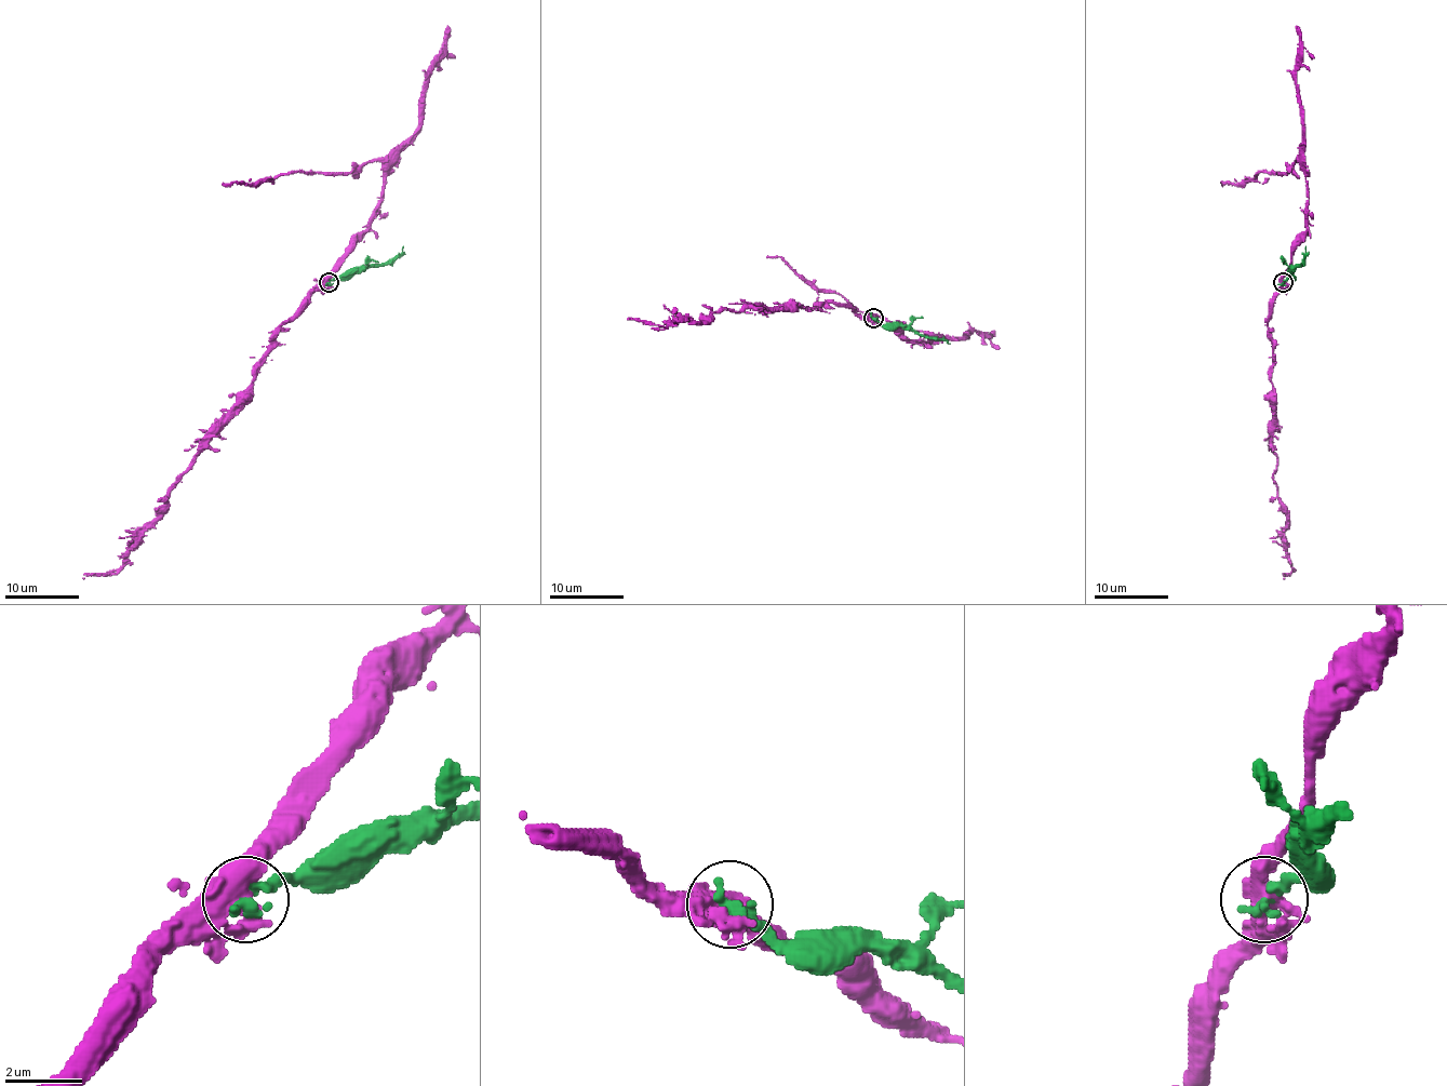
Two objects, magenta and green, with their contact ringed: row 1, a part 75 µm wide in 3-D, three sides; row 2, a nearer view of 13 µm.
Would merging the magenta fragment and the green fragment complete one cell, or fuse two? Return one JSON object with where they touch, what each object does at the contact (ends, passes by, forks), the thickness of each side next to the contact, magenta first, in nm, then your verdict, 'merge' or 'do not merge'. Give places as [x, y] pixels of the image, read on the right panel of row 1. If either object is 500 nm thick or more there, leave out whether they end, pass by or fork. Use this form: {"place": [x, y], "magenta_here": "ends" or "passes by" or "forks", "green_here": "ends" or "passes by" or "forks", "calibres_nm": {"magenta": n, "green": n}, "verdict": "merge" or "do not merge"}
{"place": [1283, 282], "calibres_nm": {"magenta": 500, "green": 360}, "verdict": "do not merge"}

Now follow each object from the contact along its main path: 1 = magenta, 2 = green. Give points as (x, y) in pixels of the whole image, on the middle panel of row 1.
1: (873, 318), (826, 303), (746, 307), (740, 312), (724, 308), (701, 321), (678, 320), (665, 327), (628, 318)
2: (873, 318), (883, 325), (905, 325), (920, 334), (947, 340)

